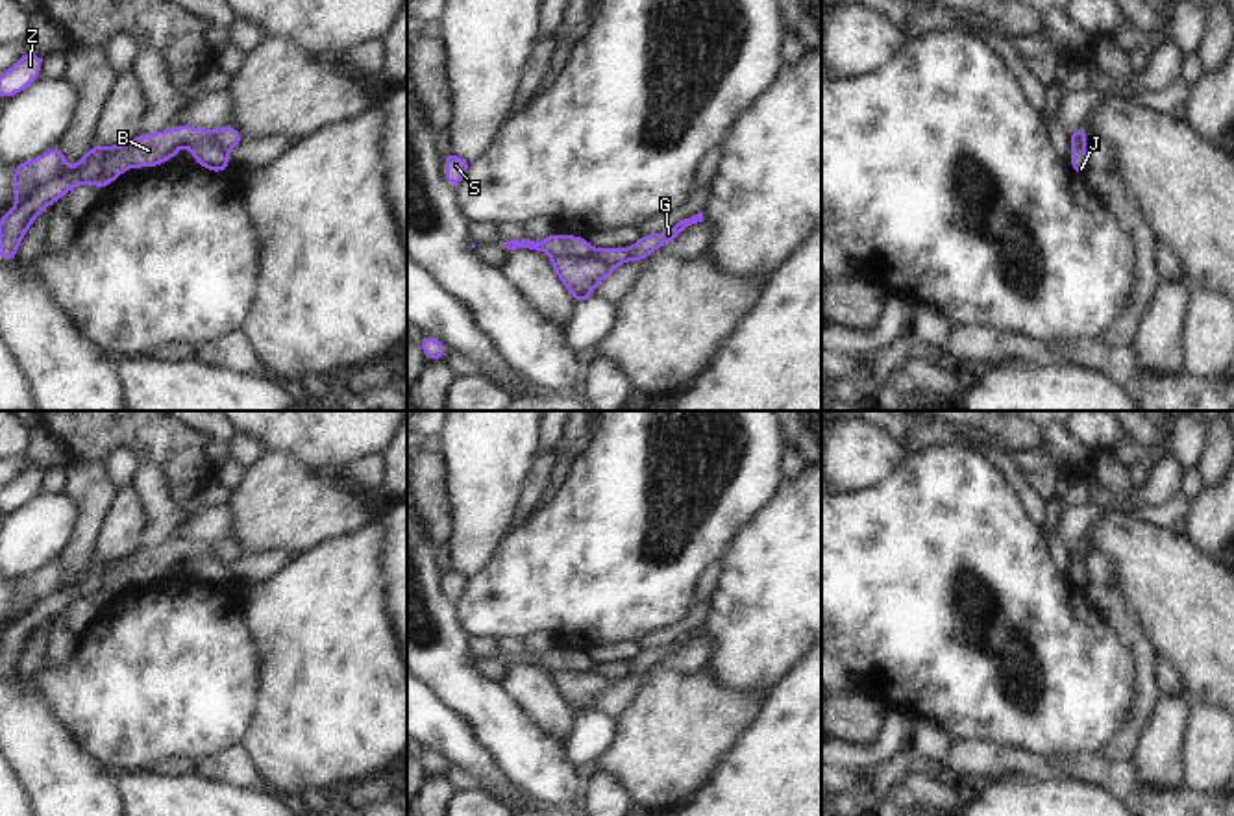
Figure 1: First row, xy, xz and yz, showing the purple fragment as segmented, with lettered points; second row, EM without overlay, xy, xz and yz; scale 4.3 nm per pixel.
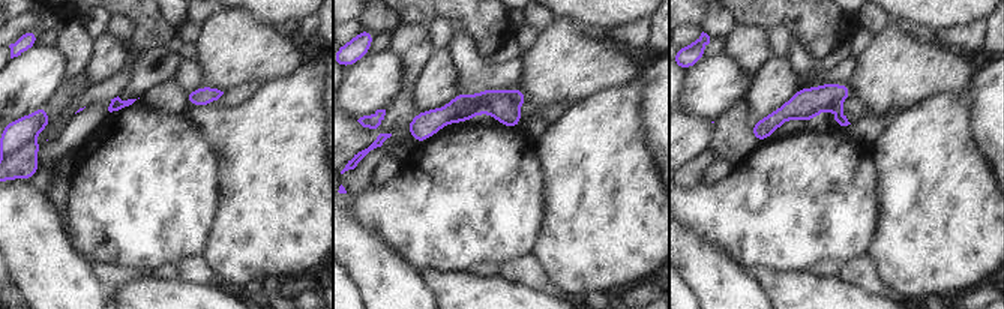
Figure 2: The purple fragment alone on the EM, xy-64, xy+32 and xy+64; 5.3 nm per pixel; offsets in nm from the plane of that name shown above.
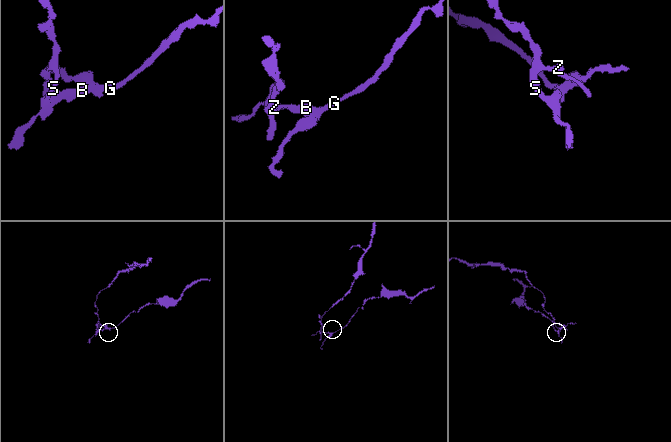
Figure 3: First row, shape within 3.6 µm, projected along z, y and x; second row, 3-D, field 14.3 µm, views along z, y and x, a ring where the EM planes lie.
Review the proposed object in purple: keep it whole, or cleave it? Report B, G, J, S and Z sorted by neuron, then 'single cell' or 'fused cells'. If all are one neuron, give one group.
B J S Z / G | fused cells

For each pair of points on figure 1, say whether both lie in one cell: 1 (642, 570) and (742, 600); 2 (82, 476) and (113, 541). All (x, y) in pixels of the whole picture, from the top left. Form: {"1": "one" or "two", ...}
{"1": "two", "2": "two"}

